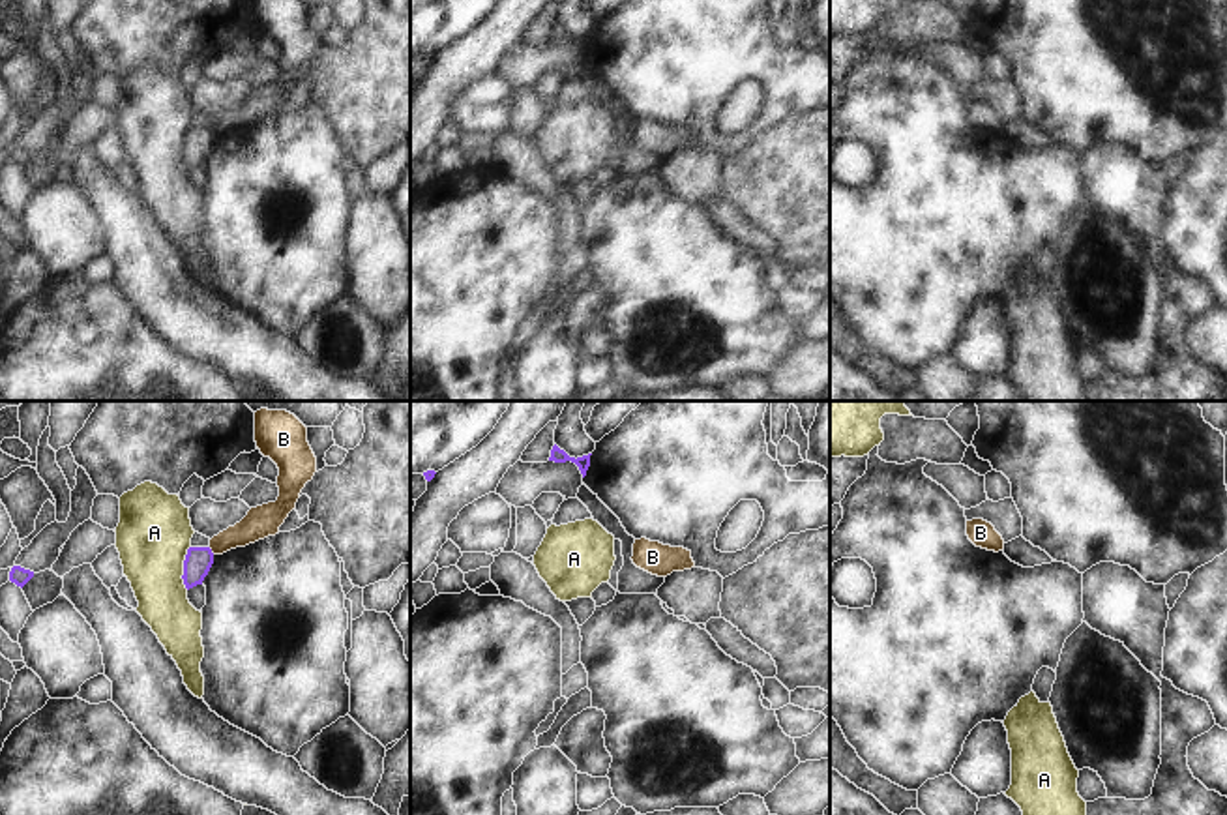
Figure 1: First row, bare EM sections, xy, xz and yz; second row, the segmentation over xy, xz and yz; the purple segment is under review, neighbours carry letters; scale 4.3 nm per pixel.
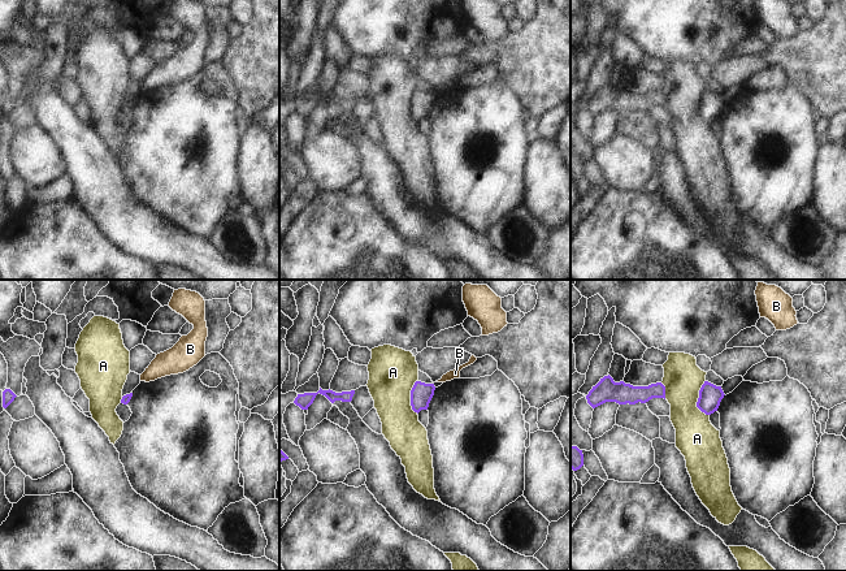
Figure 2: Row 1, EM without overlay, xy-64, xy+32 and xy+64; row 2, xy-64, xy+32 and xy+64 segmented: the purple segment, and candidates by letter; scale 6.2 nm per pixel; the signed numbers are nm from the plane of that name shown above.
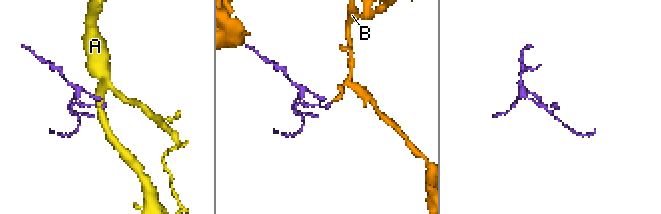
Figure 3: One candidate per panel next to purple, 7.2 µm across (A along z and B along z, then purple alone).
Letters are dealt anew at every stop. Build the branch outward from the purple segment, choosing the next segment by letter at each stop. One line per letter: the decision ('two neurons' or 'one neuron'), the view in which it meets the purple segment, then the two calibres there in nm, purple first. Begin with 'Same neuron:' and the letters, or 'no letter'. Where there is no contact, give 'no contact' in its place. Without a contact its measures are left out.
Same neuron: no letter
A: two neurons; contact in xy; calibres 120 and 320 nm
B: two neurons; contact in xy; calibres 120 and 140 nm

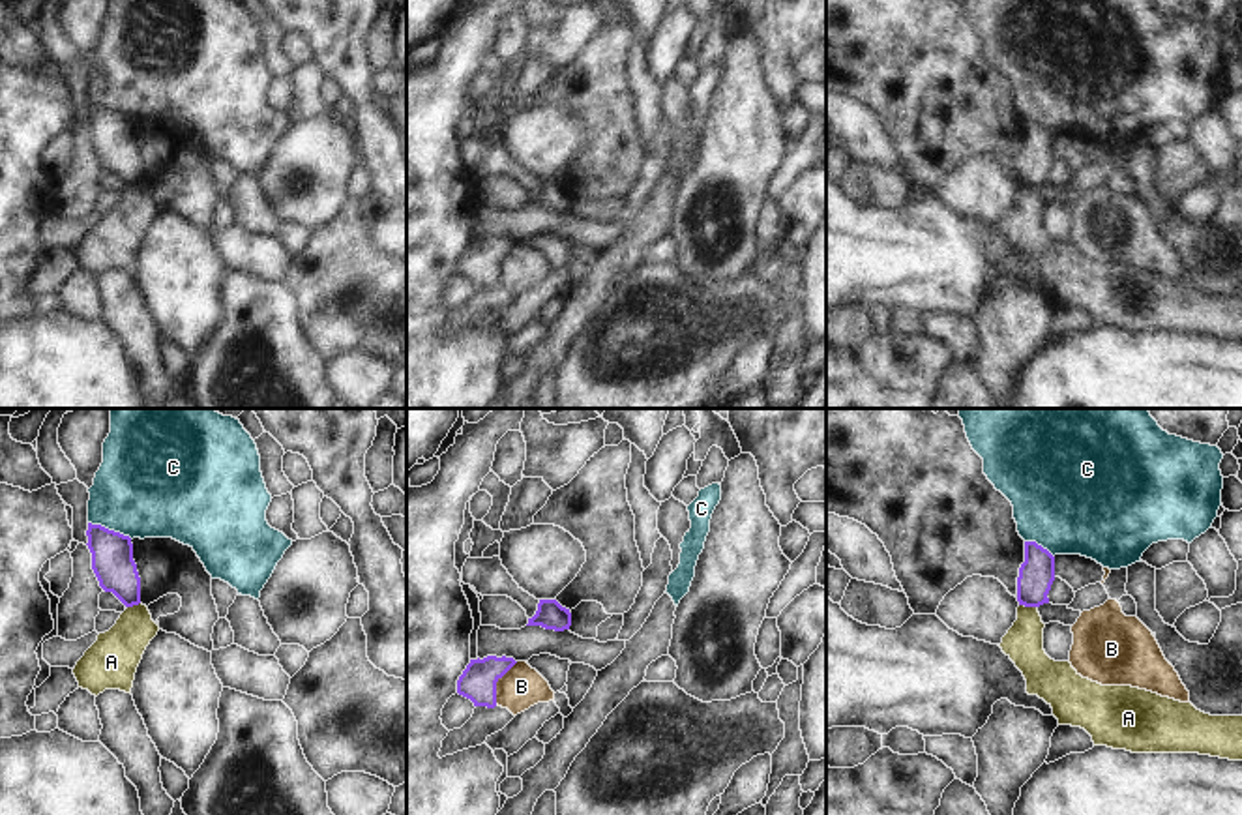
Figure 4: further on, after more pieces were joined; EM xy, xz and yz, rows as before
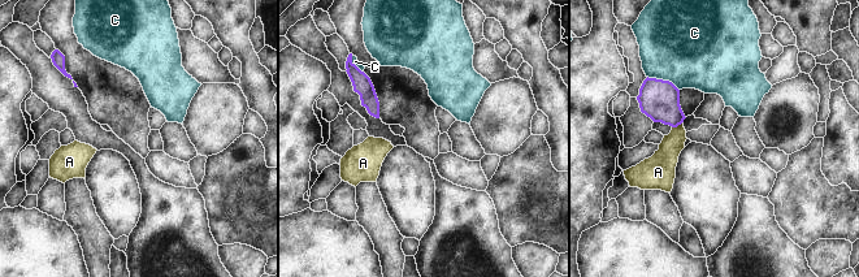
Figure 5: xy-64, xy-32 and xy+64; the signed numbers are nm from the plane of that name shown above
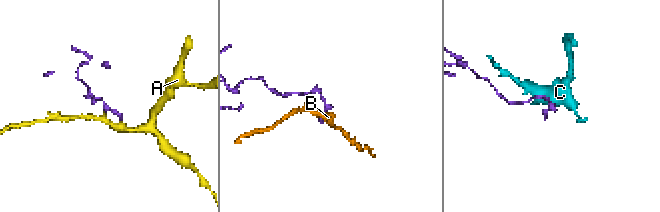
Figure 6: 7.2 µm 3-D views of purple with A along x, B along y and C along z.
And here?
Same neuron: no letter
A: two neurons; contact in yz; calibres 160 and 170 nm
B: two neurons; contact in xz; calibres 160 and 180 nm
C: two neurons; contact in xy; calibres 180 and 440 nm

